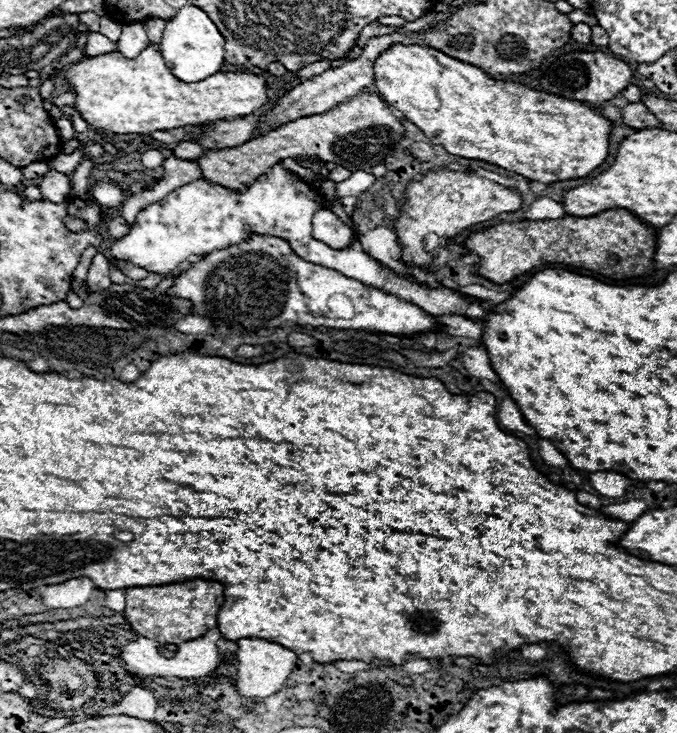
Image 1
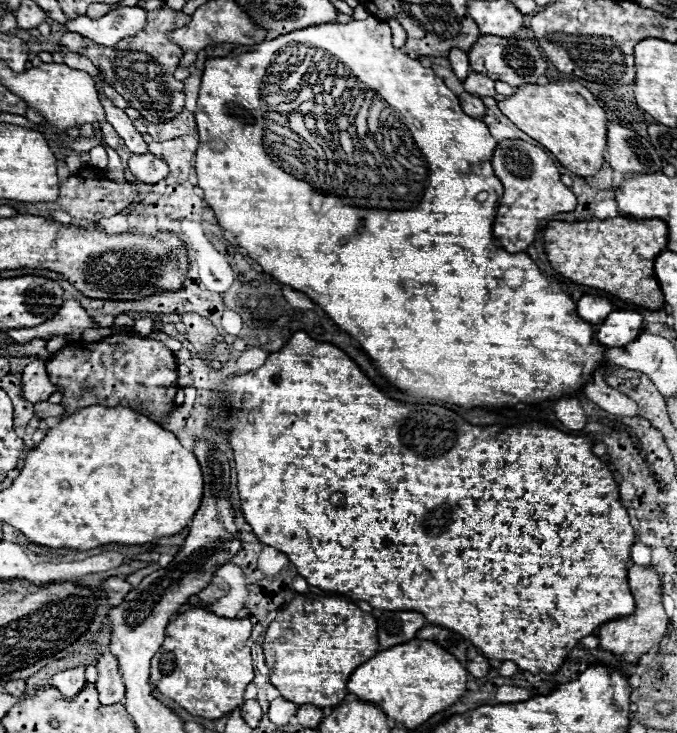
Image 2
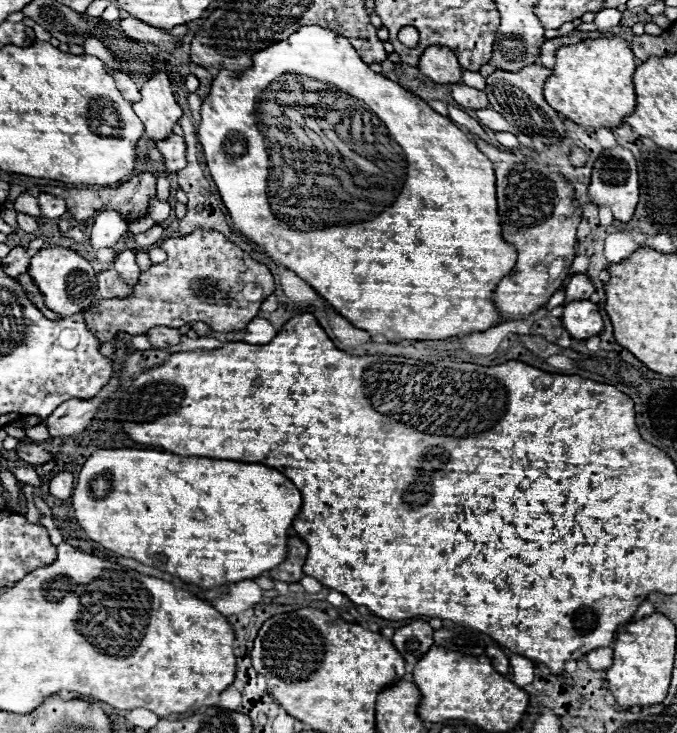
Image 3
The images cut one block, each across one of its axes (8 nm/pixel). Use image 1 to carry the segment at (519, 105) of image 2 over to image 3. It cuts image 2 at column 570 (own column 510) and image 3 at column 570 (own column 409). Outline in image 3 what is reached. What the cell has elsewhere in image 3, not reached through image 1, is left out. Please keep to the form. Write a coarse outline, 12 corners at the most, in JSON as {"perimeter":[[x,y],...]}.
{"perimeter":[[624,38],[556,50],[544,98],[586,130],[636,106]]}

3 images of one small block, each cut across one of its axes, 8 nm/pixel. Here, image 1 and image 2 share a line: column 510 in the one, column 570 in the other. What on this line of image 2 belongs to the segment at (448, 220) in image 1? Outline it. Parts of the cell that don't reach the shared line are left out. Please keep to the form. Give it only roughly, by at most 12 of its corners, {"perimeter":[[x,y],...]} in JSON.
{"perimeter":[[502,140],[504,184],[494,238],[506,252],[534,242],[544,220],[576,208],[556,164],[524,140]]}

